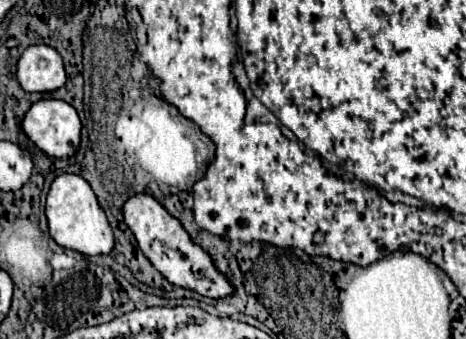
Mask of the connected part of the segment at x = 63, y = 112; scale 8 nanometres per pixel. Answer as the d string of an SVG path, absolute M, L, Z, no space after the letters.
M42 99L36 101L30 111L24 117L22 123L24 133L30 137L30 141L42 149L48 157L56 157L56 159L66 159L72 157L78 147L80 147L80 133L82 133L82 123L80 117L76 113L76 109L72 105L68 105L66 101L58 101L58 99Z

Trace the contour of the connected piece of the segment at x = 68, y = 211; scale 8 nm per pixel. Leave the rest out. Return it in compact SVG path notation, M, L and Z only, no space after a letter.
M60 175L54 179L48 199L46 199L46 217L50 227L50 237L66 249L78 251L82 255L106 255L114 249L114 233L108 225L104 211L100 209L94 191L90 189L88 181L80 175Z

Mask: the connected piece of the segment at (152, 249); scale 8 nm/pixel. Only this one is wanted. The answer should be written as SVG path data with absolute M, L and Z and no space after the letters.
M136 195L128 199L124 205L124 221L128 229L134 233L142 253L172 285L196 291L202 297L210 299L224 299L234 293L230 279L216 269L212 257L192 241L182 223L176 217L172 217L154 197Z

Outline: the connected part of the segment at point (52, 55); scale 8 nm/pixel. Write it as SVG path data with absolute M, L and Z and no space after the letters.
M48 45L28 47L18 61L18 81L24 91L50 93L66 83L62 55Z

